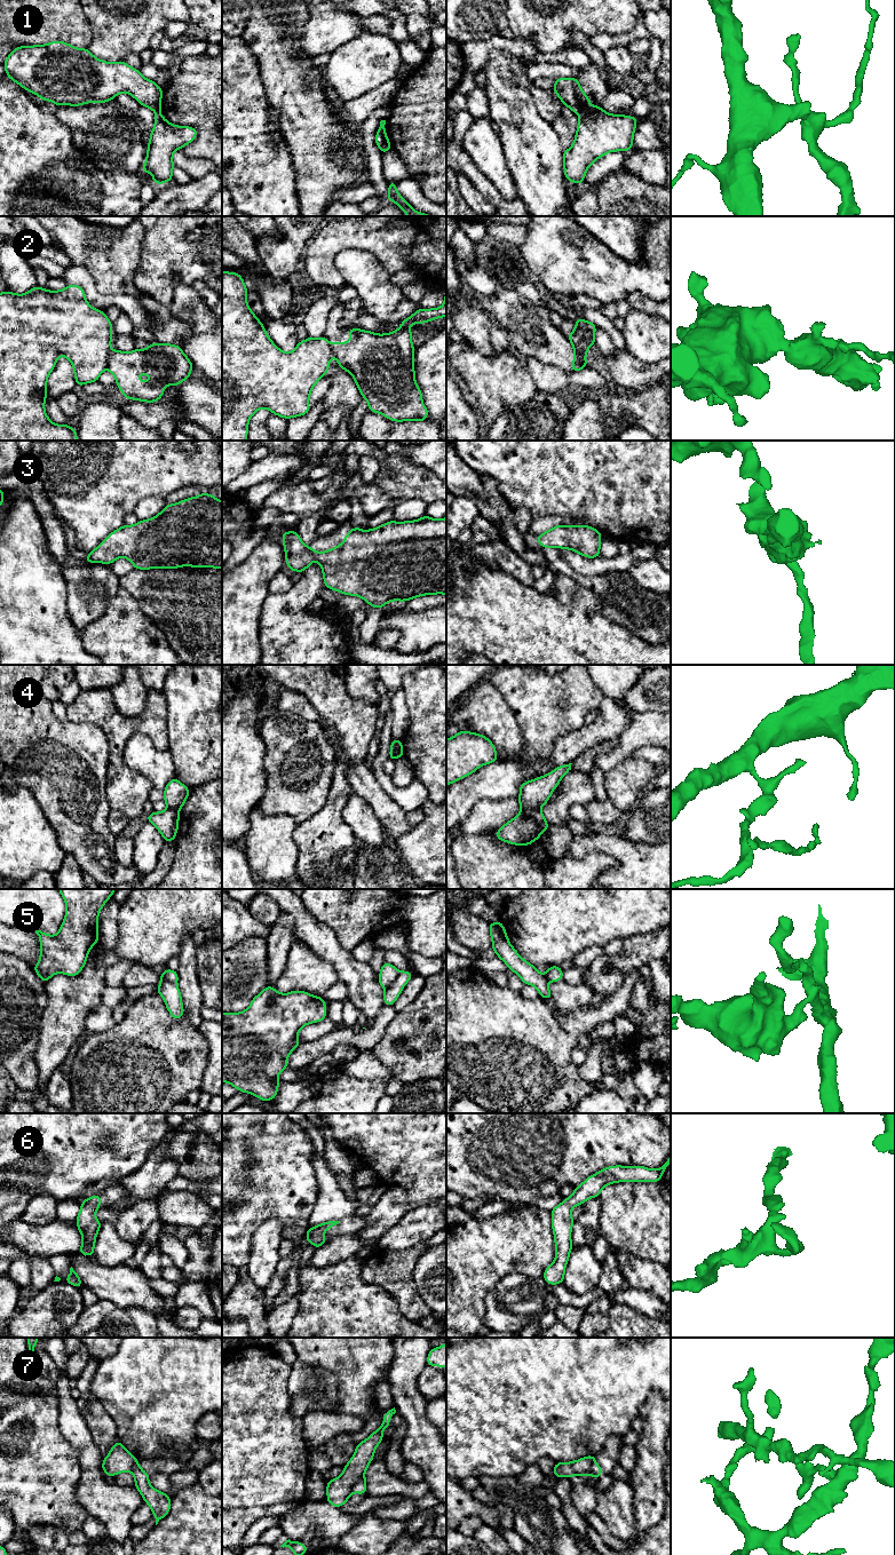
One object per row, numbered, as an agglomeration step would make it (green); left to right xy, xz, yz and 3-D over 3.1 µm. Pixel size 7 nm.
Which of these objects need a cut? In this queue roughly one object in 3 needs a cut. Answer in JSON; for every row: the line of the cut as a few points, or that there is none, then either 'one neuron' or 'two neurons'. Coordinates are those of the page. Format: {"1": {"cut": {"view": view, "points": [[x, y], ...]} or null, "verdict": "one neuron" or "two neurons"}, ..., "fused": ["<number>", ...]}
{"1": {"cut": {"view": "yz", "points": [[587, 108], [579, 114]]}, "verdict": "two neurons"}, "2": {"cut": {"view": "xy", "points": [[110, 351], [105, 367]]}, "verdict": "two neurons"}, "3": {"cut": null, "verdict": "one neuron"}, "4": {"cut": {"view": "yz", "points": [[521, 808], [539, 809]]}, "verdict": "two neurons"}, "5": {"cut": {"view": "xz", "points": [[400, 973], [396, 980], [385, 990]]}, "verdict": "two neurons"}, "6": {"cut": null, "verdict": "one neuron"}, "7": {"cut": {"view": "xz", "points": [[363, 1476], [356, 1482], [351, 1491]]}, "verdict": "two neurons"}, "fused": ["1", "2", "4", "5", "7"]}

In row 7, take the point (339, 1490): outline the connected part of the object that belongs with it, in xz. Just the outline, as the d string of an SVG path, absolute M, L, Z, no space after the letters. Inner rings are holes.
M395 1407L387 1411L383 1414L382 1425L365 1441L356 1445L355 1453L343 1467L342 1474L338 1478L327 1481L326 1501L332 1506L340 1508L348 1501L354 1485L364 1477L370 1462L373 1460L374 1451L383 1438L382 1431L390 1426L389 1420L395 1413Z

